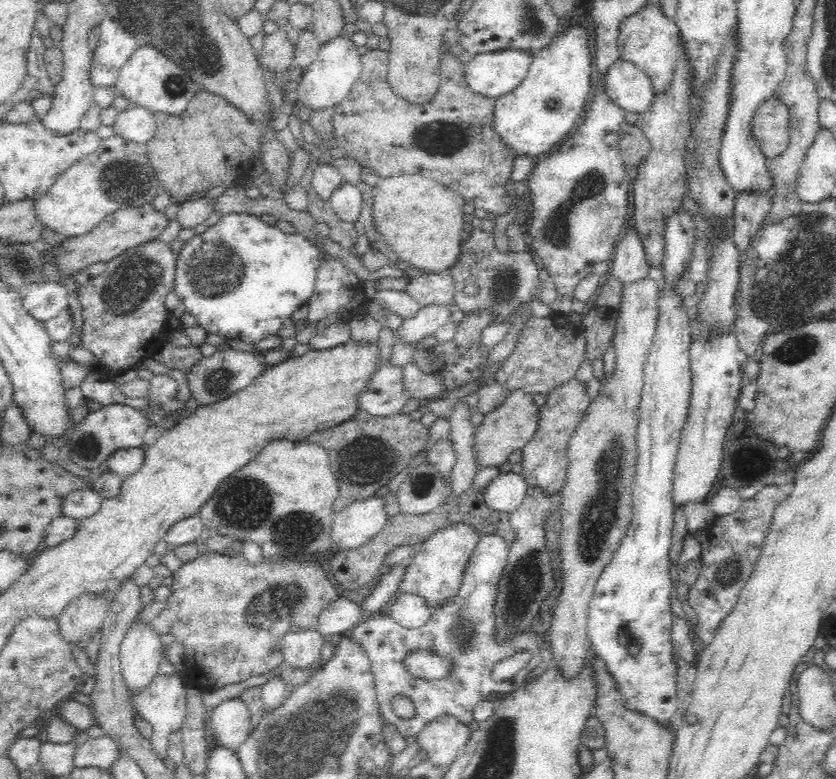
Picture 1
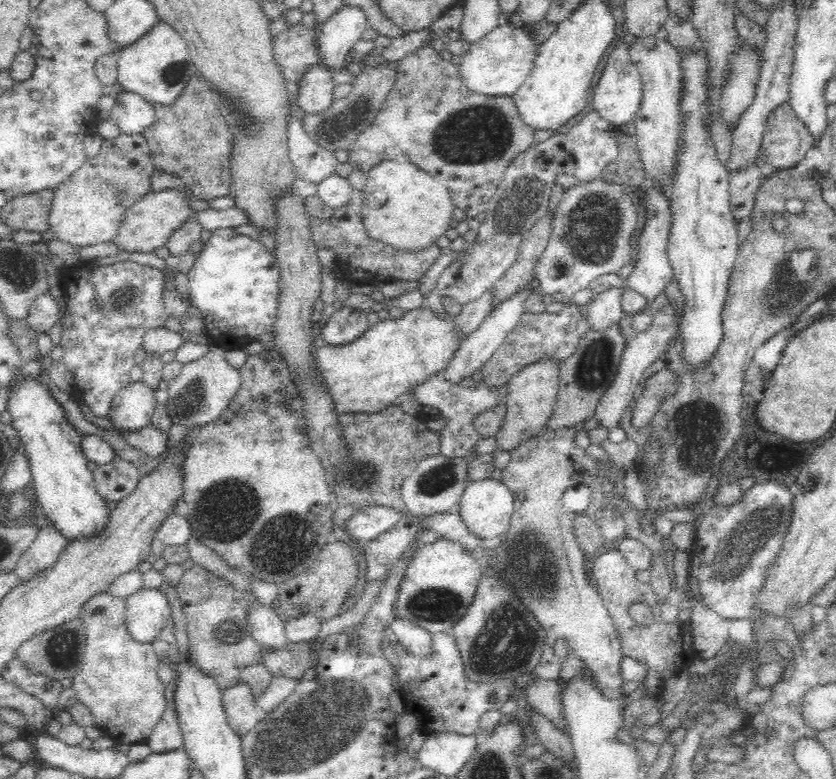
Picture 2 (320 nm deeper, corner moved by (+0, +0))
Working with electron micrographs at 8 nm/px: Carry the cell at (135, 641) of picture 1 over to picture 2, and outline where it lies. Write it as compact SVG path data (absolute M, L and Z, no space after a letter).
M156 588L142 589L125 602L125 627L132 640L143 645L154 642L171 616L166 594Z

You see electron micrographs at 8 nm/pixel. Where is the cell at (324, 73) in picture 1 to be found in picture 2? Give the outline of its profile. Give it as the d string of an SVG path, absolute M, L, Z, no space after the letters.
M343 5L334 16L315 27L320 63L334 74L347 70L351 61L348 52L363 38L367 27L366 17L357 6Z

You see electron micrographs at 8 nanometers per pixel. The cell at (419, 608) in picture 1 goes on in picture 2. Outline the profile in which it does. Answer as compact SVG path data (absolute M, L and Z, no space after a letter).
M394 616L388 626L397 634L398 641L413 654L427 655L431 648L431 632L414 621Z

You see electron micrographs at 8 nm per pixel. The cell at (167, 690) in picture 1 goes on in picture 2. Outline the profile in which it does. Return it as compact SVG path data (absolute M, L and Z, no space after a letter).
M108 592L92 598L82 610L80 619L86 625L86 650L80 671L72 678L72 685L78 702L84 704L93 716L94 724L98 725L104 734L116 743L145 742L165 711L166 686L158 677L158 656L151 644L134 642L125 627L124 599L116 598Z

